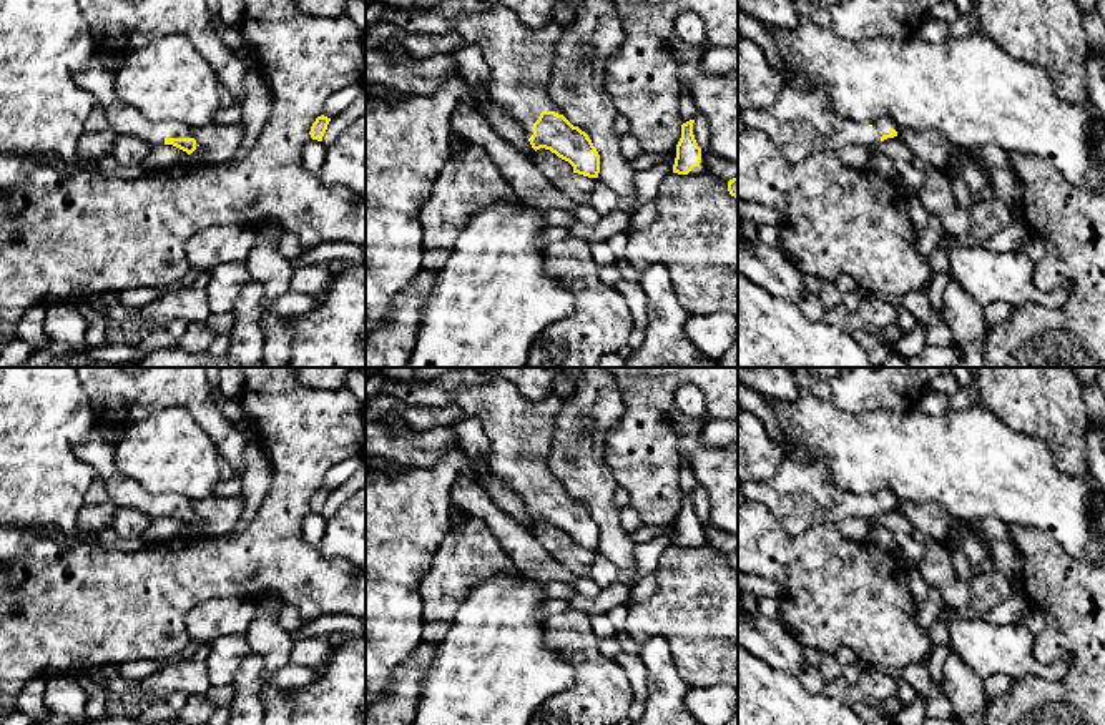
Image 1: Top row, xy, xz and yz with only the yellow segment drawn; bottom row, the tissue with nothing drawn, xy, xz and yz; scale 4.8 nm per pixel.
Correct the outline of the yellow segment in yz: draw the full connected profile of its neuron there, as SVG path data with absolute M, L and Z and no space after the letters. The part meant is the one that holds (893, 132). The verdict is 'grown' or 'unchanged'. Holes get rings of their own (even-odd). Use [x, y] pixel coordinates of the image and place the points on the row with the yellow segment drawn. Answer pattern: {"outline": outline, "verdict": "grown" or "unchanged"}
{"outline": "M784 86L774 105L743 110L739 116L746 128L763 131L791 165L819 151L877 145L899 131L891 118L854 121L839 115L823 86Z", "verdict": "grown"}

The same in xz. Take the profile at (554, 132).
{"outline": "M447 0L424 10L386 7L384 22L410 33L454 32L475 45L490 67L489 96L522 126L532 148L550 150L568 161L573 173L598 178L597 148L548 95L560 23L553 20L532 30L515 12L489 0Z", "verdict": "grown"}

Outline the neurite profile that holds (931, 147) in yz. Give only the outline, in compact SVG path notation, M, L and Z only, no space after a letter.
M899 130L897 138L909 146L909 150L921 158L926 166L945 168L952 145L939 131L931 130L916 133L909 130Z

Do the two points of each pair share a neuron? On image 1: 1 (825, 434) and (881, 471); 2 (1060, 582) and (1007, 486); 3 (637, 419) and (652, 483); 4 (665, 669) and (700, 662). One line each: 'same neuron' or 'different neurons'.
1: same neuron
2: different neurons
3: same neuron
4: different neurons

